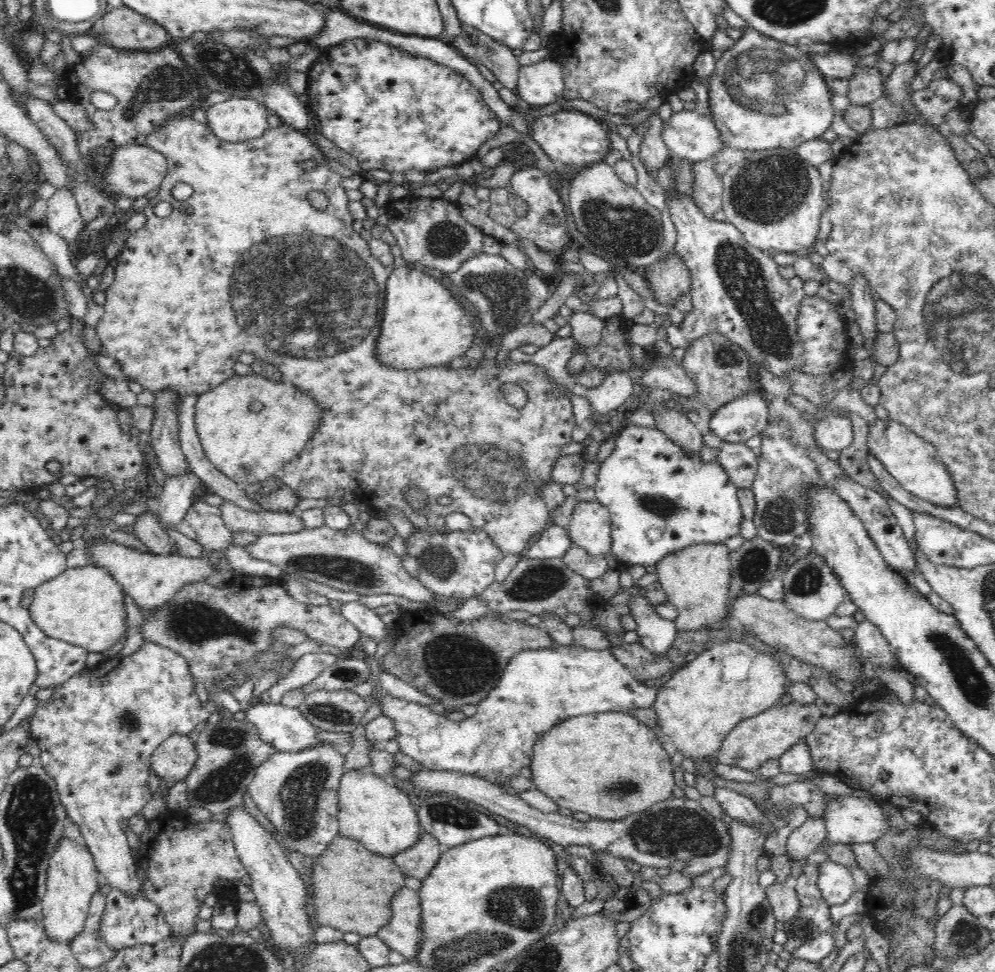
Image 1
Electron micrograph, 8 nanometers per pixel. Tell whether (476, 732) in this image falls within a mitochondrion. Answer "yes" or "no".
no

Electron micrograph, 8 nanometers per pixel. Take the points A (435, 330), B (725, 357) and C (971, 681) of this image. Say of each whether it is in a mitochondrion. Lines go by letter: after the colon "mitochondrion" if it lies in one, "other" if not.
A: other
B: mitochondrion
C: mitochondrion

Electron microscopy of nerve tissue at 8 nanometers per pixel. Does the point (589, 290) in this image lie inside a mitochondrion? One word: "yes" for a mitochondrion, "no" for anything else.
no

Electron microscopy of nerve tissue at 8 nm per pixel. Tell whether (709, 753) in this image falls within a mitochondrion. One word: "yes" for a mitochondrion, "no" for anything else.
no

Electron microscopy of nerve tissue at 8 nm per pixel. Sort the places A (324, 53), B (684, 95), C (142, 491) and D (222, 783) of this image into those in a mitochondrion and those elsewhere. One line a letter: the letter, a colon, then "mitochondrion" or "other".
A: other
B: other
C: other
D: mitochondrion

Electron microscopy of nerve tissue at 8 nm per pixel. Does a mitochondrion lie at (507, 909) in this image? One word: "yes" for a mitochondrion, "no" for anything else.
yes

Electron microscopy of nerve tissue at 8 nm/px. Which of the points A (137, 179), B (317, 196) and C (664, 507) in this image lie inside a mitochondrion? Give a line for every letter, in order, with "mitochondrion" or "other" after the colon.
A: mitochondrion
B: other
C: mitochondrion

